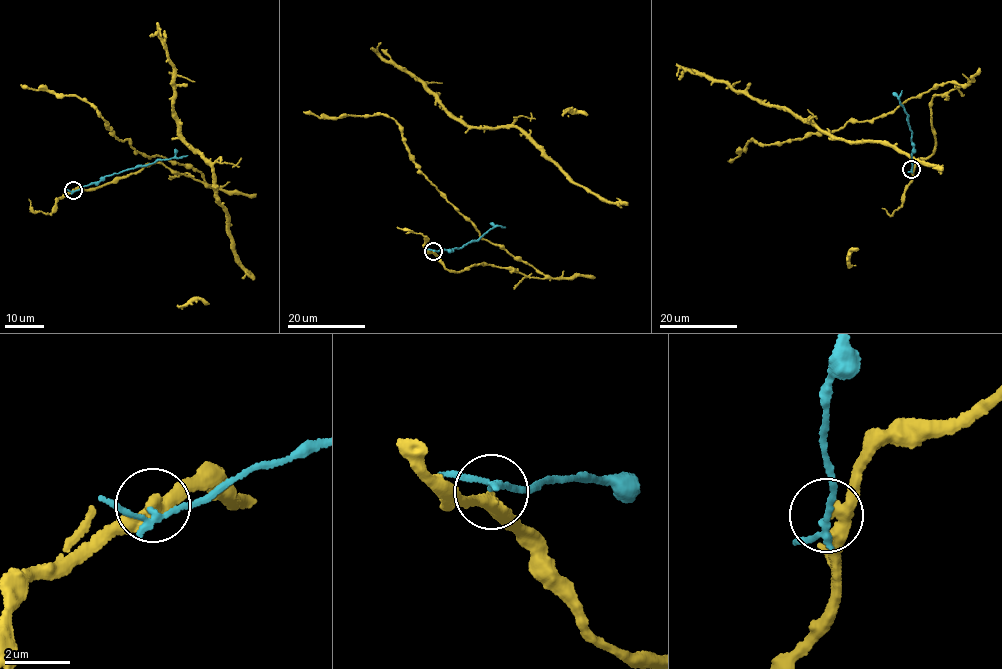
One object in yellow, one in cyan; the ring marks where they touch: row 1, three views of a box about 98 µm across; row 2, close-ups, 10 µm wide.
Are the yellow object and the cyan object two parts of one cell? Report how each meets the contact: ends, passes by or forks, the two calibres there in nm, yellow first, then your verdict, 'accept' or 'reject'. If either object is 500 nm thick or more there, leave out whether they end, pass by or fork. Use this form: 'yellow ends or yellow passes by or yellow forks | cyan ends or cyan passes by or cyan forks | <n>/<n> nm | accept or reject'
yellow passes by | cyan passes by | 360/170 nm | reject

